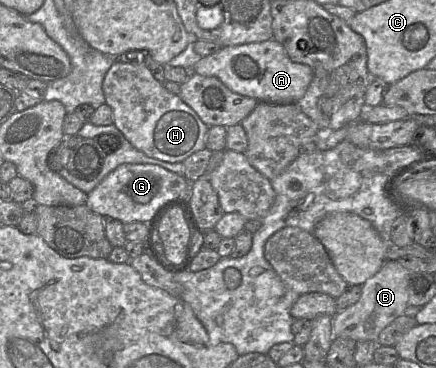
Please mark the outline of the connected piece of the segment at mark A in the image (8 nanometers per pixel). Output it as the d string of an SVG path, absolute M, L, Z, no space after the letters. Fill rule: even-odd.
M274 39L222 47L218 52L202 57L190 73L216 77L235 93L271 104L296 104L306 93L313 78L312 69L293 62L285 48Z

